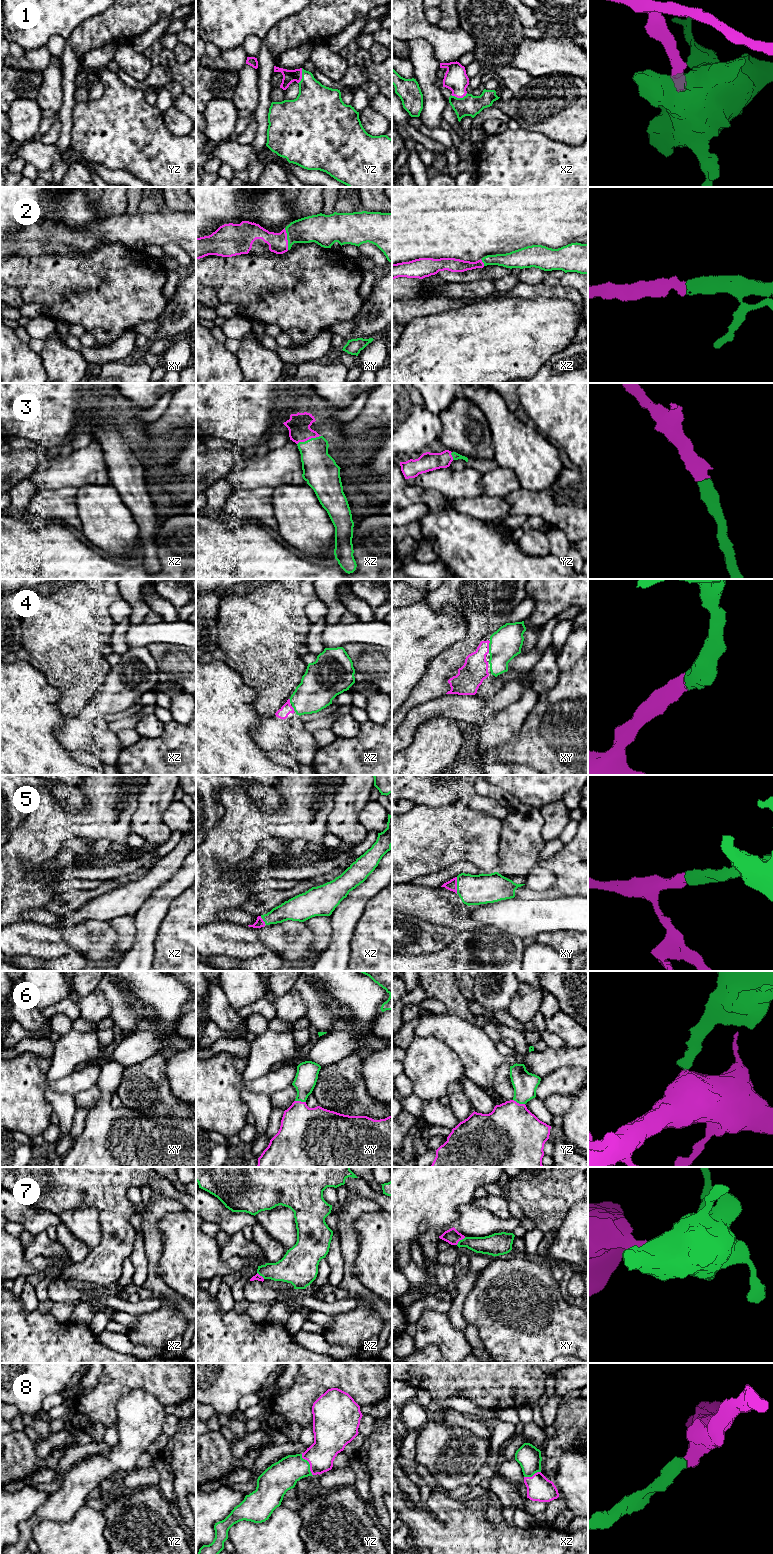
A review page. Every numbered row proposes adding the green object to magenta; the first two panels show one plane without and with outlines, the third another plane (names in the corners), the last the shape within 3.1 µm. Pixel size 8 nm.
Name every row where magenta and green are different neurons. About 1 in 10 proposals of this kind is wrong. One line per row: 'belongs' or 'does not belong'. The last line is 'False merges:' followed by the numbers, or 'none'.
1: belongs
2: belongs
3: belongs
4: belongs
5: belongs
6: belongs
7: belongs
8: belongs
False merges: none

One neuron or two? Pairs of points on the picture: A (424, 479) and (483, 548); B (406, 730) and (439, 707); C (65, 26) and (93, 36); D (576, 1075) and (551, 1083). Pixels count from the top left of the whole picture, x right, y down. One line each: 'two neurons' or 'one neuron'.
A: two neurons
B: one neuron
C: two neurons
D: one neuron

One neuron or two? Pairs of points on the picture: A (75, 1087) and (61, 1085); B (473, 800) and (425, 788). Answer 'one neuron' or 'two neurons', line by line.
A: one neuron
B: one neuron

